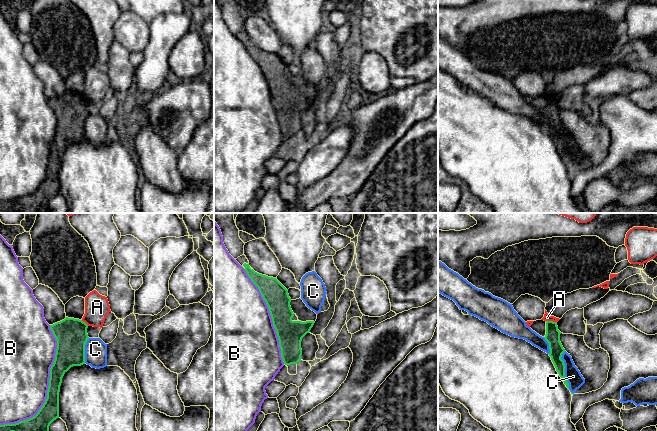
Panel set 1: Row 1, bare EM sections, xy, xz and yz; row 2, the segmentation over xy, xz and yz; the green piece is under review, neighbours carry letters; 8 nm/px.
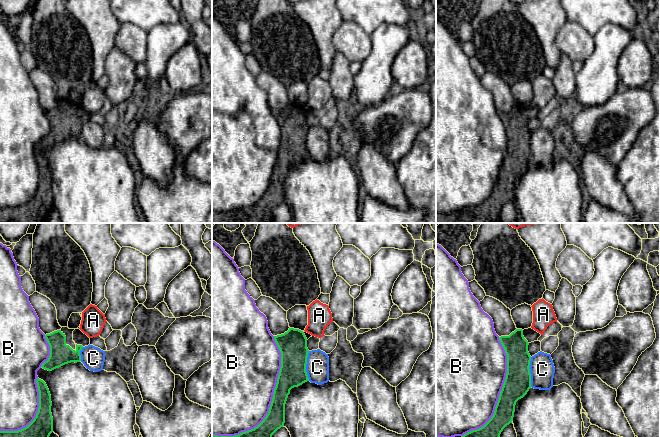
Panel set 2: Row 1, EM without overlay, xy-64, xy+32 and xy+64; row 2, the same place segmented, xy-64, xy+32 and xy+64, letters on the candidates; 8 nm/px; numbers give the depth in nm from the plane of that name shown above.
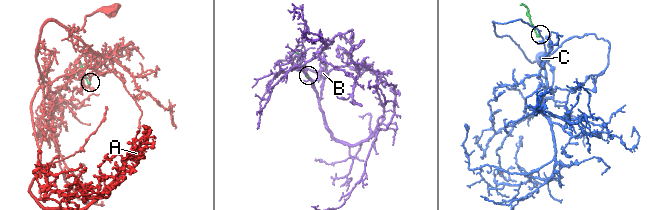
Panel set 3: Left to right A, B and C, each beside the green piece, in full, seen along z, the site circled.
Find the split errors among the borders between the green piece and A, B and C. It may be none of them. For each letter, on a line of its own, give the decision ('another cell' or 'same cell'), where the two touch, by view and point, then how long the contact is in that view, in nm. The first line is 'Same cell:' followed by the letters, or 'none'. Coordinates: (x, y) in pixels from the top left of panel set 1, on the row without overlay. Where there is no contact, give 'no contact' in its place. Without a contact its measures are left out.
Same cell: none
A: another cell | yz (551, 97) | 90 nm
B: another cell | xy (48, 163) | 900 nm
C: another cell | yz (564, 146) | 300 nm

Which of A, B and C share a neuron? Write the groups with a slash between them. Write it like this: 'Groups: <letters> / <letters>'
Groups: A / B / C

